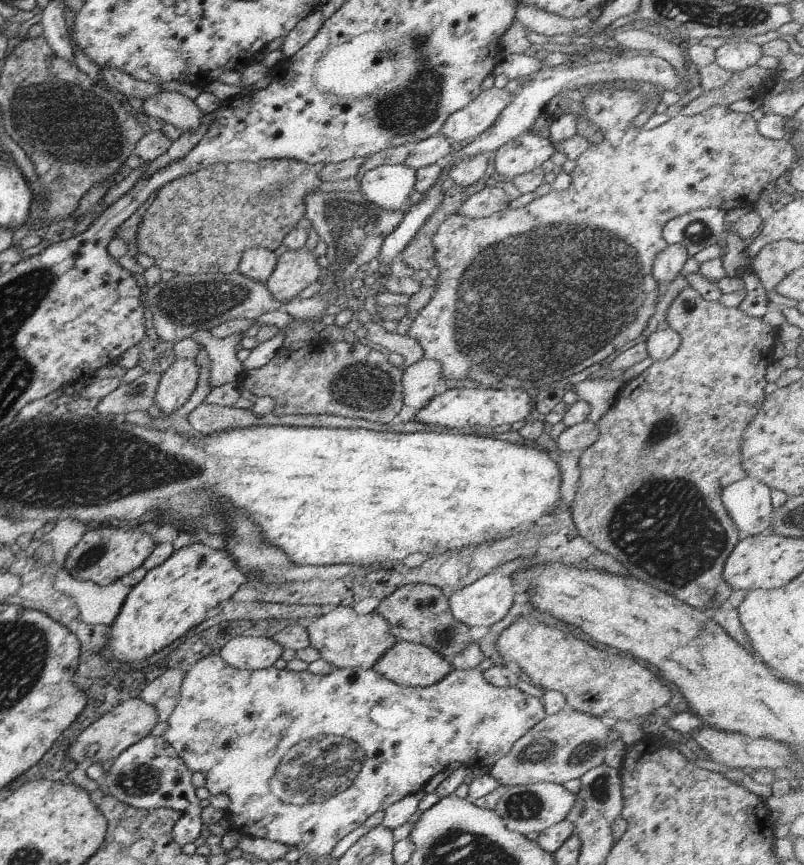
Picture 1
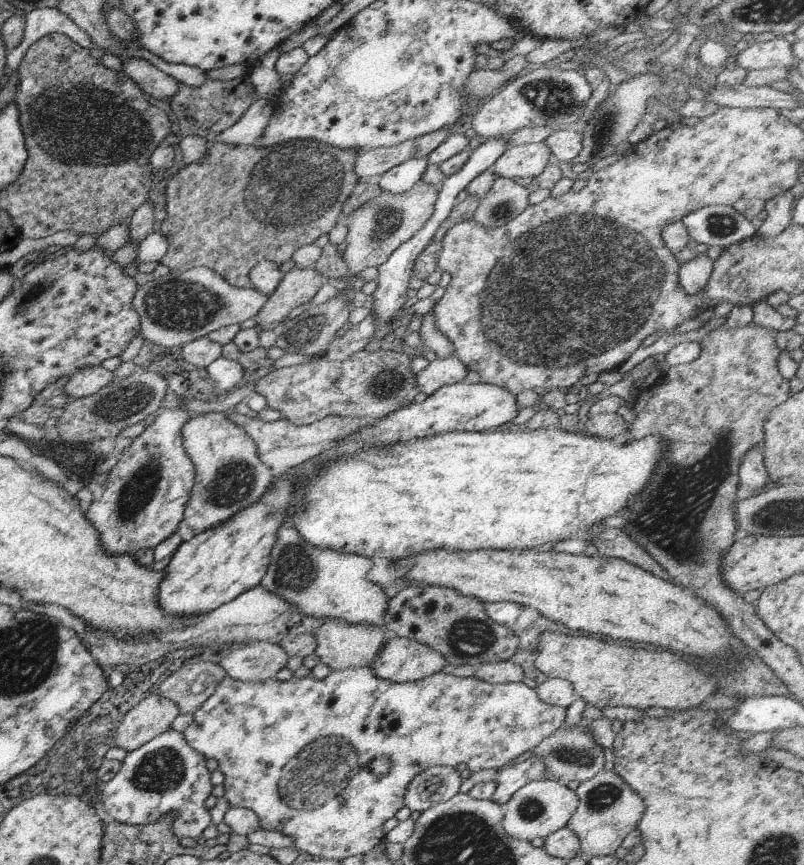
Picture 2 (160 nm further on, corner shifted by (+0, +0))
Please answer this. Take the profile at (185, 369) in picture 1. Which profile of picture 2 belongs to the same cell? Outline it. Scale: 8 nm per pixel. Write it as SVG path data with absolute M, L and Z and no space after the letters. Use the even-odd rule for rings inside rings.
M180 396L178 400L164 404L165 410L155 418L151 425L145 427L138 437L130 441L129 446L111 464L101 496L91 501L86 508L84 515L97 529L101 542L105 542L105 550L111 554L133 552L137 548L154 548L158 542L165 540L176 531L177 524L183 518L195 476L193 463L182 445L181 427L191 416L191 413L179 408L179 401L183 398Z

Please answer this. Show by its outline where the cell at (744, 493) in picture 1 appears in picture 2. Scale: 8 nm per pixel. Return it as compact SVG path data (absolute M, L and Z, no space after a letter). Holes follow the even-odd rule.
M754 444L741 456L738 465L737 497L756 495L769 486L768 476L762 461L762 444Z

